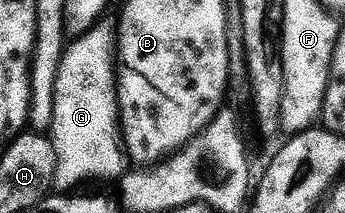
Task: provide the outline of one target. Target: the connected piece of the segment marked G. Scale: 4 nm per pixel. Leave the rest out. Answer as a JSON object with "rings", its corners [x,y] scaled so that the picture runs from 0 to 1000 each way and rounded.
{"rings":[[[296,94],[258,155],[220,178],[191,225],[159,371],[154,582],[148,657],[159,728],[177,723],[177,671],[229,681],[235,756],[258,756],[264,812],[246,822],[249,859],[348,840],[368,812],[368,737],[357,714],[357,648],[345,620],[345,549],[322,488],[322,437],[304,423],[304,324],[333,305],[333,117]]]}

